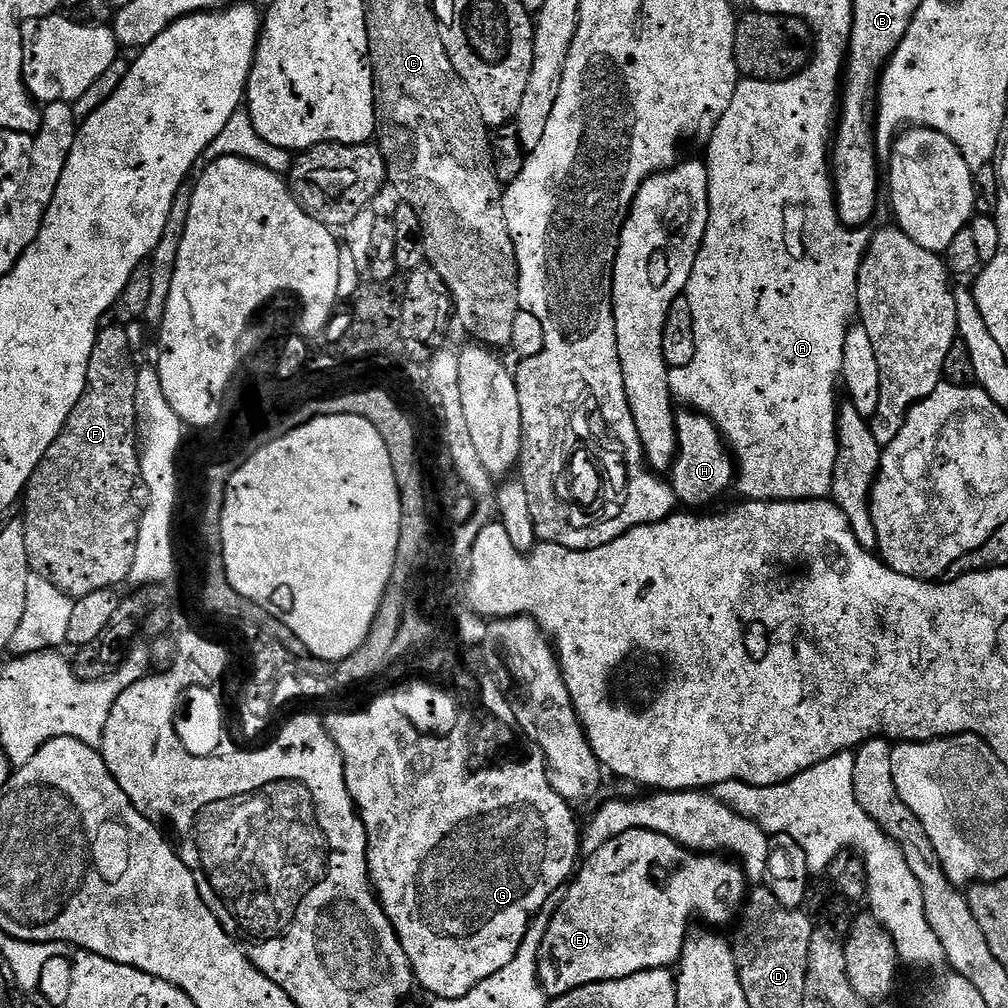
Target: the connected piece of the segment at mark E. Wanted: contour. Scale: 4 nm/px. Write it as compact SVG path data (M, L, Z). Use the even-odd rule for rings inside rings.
M634 829L628 830L624 834L619 834L618 837L606 842L597 852L589 855L584 861L579 865L574 879L567 885L566 891L568 890L568 893L565 894L564 901L560 904L560 909L552 916L552 921L549 922L548 929L544 932L544 941L539 941L538 944L536 971L540 986L544 990L545 997L548 998L565 996L566 994L570 994L570 990L578 990L582 986L626 978L630 974L649 972L655 968L671 969L679 961L682 950L684 949L684 941L690 935L688 923L692 920L692 911L696 911L698 915L704 916L705 922L708 923L705 925L716 926L712 924L728 924L732 920L732 915L734 915L734 920L737 913L741 911L746 899L745 874L741 865L735 859L725 858L720 854L693 854L687 848L681 847L670 839L670 837L651 832L650 829Z

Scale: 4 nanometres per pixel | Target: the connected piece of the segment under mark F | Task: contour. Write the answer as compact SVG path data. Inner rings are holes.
M105 327L97 335L96 345L92 351L92 361L88 367L88 385L66 426L58 434L58 438L50 446L50 450L44 456L44 460L34 470L27 488L24 490L22 505L24 504L24 537L26 538L26 554L28 555L28 567L33 573L48 579L50 583L71 598L89 596L98 590L107 588L115 589L116 584L120 584L129 579L131 566L135 560L135 544L140 528L140 517L142 513L141 505L136 505L136 487L141 487L141 453L138 451L138 417L135 406L135 384L138 369L137 362L132 361L132 348L128 345L128 336L120 328Z

